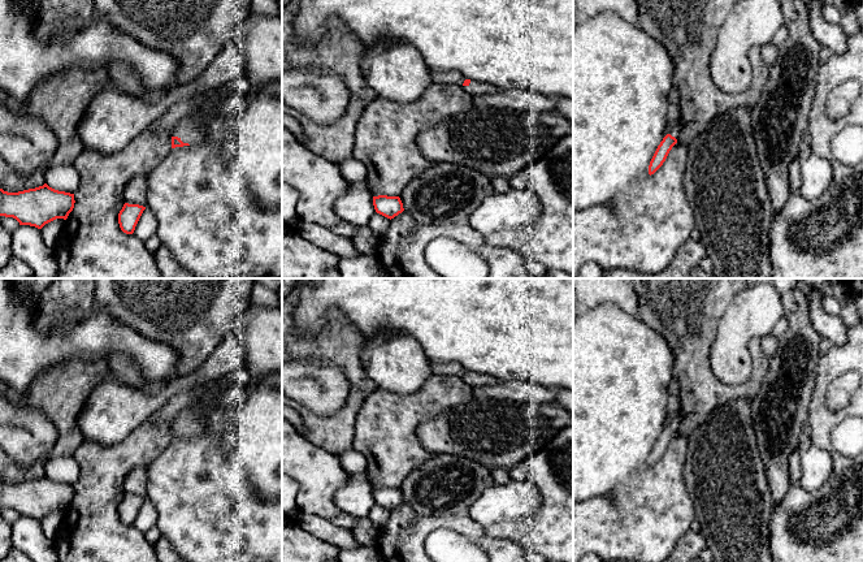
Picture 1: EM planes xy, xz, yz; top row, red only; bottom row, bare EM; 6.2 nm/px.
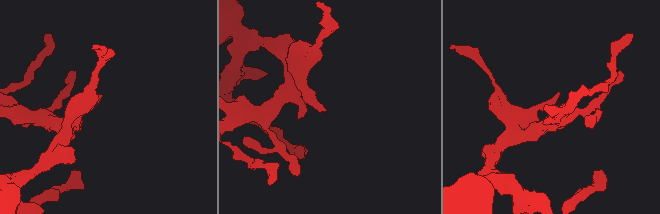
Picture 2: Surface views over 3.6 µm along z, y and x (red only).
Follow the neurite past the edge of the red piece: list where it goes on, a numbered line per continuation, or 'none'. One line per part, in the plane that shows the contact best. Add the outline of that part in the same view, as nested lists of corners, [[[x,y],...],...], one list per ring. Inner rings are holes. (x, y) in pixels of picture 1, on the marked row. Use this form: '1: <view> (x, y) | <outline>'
1: xy (187, 129) | [[[190,116],[179,120],[172,133],[183,143],[195,144],[204,140],[205,129],[198,122],[196,117]]]

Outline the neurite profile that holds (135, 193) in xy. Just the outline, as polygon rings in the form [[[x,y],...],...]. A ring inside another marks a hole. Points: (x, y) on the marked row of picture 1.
[[[147,174],[138,176],[129,181],[123,189],[123,200],[129,204],[146,207],[147,202]]]

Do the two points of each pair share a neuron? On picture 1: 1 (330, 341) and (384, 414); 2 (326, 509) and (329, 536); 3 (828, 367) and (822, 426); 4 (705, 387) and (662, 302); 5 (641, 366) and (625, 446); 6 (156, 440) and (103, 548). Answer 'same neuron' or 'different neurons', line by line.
1: different neurons
2: different neurons
3: same neuron
4: same neuron
5: same neuron
6: same neuron

